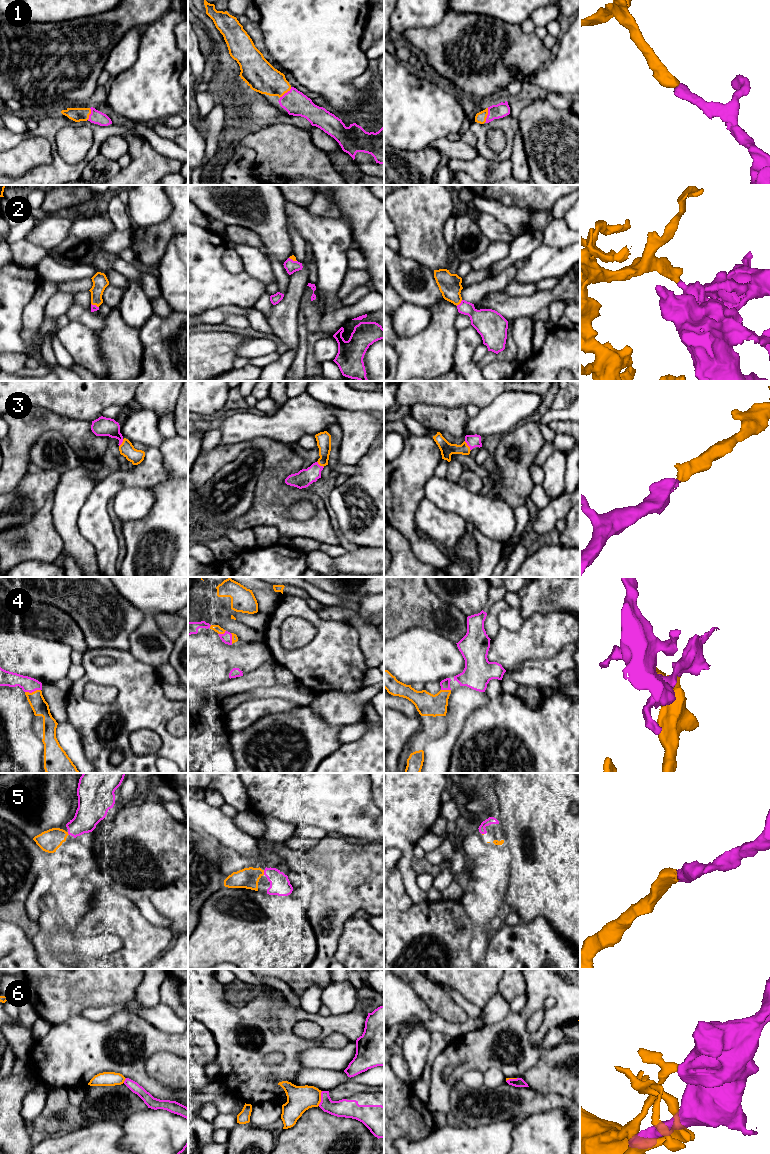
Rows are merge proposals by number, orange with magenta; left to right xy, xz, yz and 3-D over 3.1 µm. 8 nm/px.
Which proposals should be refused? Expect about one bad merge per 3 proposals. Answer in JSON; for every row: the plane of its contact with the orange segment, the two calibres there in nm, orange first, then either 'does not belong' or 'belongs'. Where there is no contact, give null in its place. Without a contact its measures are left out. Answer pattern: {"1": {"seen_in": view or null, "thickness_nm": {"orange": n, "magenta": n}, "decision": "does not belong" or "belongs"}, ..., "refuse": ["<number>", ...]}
{"1": {"seen_in": "yz", "thickness_nm": {"orange": 90, "magenta": 120}, "decision": "belongs"}, "2": {"seen_in": "yz", "thickness_nm": {"orange": 180, "magenta": 190}, "decision": "belongs"}, "3": {"seen_in": "yz", "thickness_nm": {"orange": 110, "magenta": 100}, "decision": "belongs"}, "4": {"seen_in": "xy", "thickness_nm": {"orange": 140, "magenta": 120}, "decision": "belongs"}, "5": {"seen_in": "xz", "thickness_nm": {"orange": 170, "magenta": 160}, "decision": "belongs"}, "6": {"seen_in": "xz", "thickness_nm": {"orange": 200, "magenta": 140}, "decision": "does not belong"}, "refuse": ["6"]}

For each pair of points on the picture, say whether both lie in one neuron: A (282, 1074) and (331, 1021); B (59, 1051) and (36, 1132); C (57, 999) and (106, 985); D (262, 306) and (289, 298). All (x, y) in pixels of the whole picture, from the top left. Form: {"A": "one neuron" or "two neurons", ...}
{"A": "one neuron", "B": "two neurons", "C": "one neuron", "D": "two neurons"}

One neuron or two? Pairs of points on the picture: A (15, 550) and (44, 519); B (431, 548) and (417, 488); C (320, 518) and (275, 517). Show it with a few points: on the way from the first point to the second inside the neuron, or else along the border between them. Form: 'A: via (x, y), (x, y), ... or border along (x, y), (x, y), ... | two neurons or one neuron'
A: via (25, 548), (39, 534), (40, 529) | one neuron
B: via (415, 536), (408, 529), (408, 504) | one neuron
C: via (309, 526), (286, 526) | one neuron

